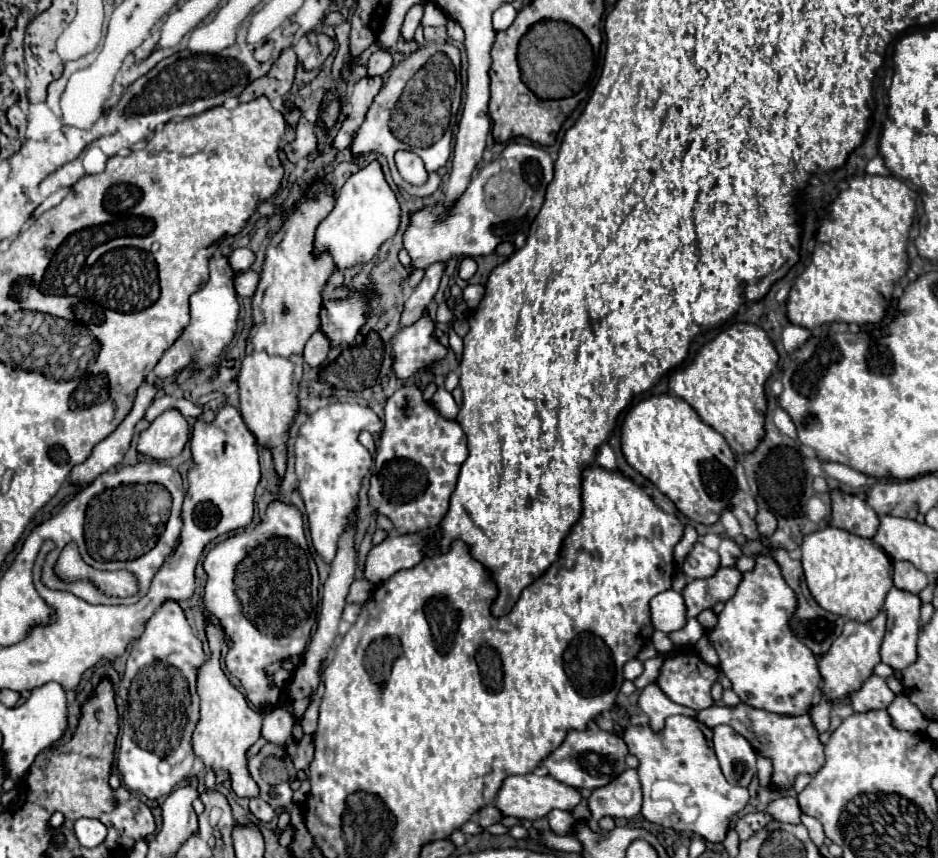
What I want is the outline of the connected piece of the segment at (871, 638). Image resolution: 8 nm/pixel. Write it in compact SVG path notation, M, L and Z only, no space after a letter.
M879 611L879 615L867 623L849 619L843 627L841 637L831 645L831 649L825 655L821 655L821 659L819 659L819 671L823 677L821 689L831 701L845 703L849 693L857 691L863 685L863 681L873 673L873 667L881 661L879 649L881 649L881 641L885 635L885 625L887 625L885 611Z

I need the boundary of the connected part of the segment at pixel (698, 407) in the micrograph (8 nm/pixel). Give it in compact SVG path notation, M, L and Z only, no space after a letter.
M733 323L703 345L693 361L669 375L669 391L685 399L699 417L719 431L735 453L753 451L763 437L765 381L777 365L777 351L767 333L751 323Z

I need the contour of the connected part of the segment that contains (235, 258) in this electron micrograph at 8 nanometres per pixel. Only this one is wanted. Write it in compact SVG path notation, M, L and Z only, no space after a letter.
M241 247L241 249L235 249L229 257L229 263L231 267L235 269L235 273L241 273L241 271L247 271L250 269L251 263L255 261L255 255L249 247Z

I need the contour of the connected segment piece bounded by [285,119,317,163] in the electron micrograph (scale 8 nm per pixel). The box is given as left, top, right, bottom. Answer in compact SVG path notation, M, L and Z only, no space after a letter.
M301 119L299 125L297 125L297 137L295 137L295 141L285 147L287 159L293 161L293 163L297 163L301 157L315 153L315 145L317 145L315 125L309 123L307 119Z

